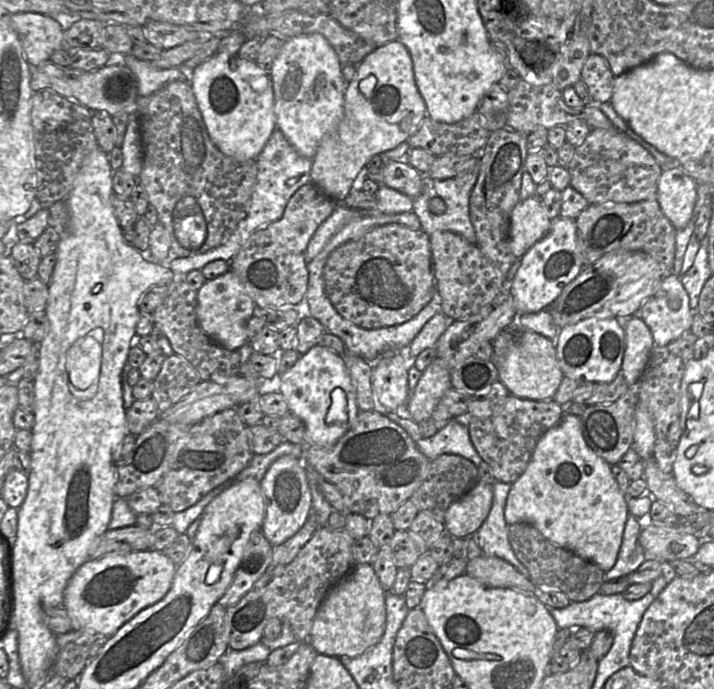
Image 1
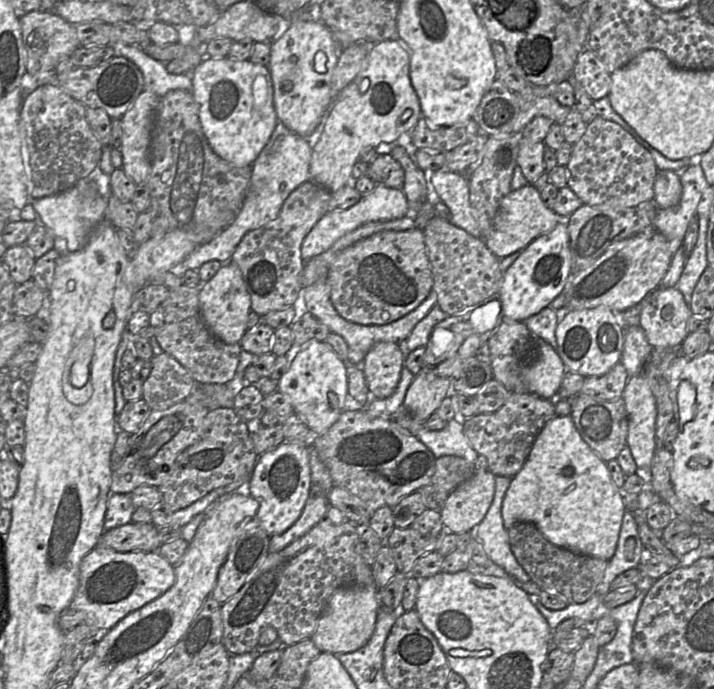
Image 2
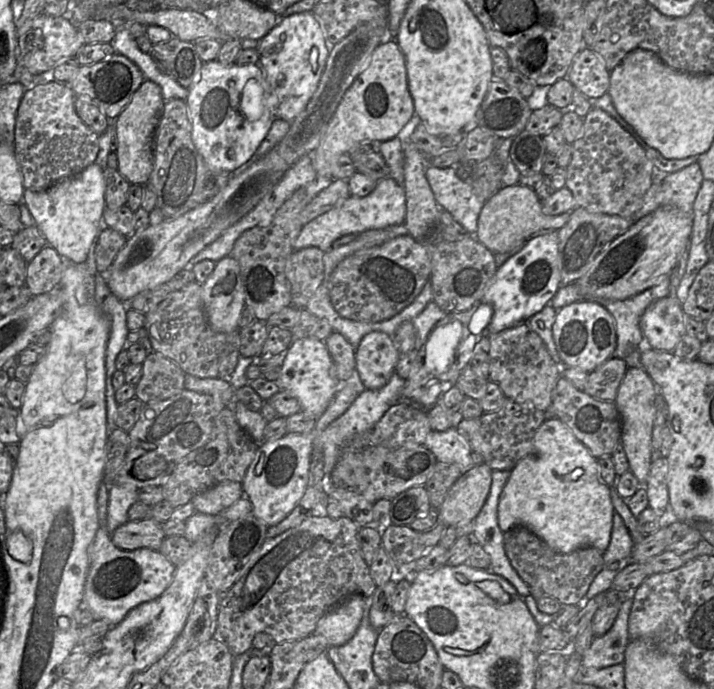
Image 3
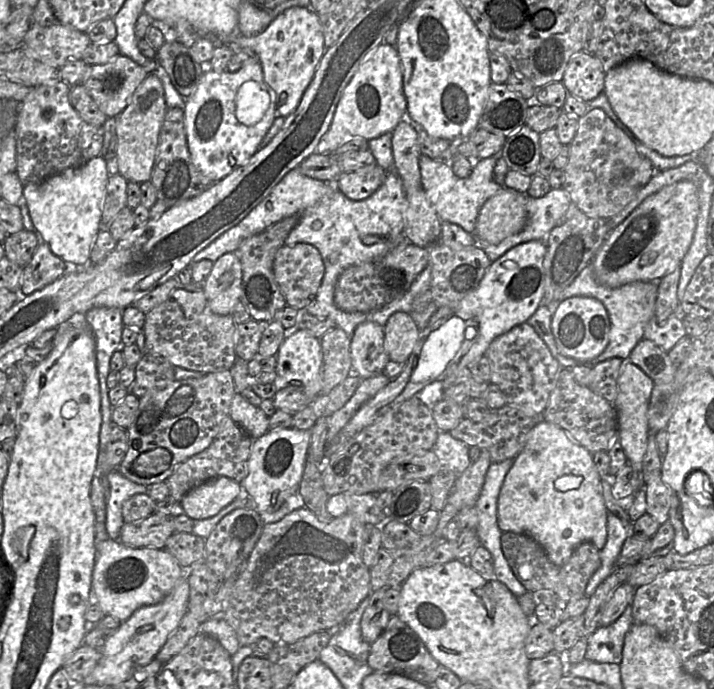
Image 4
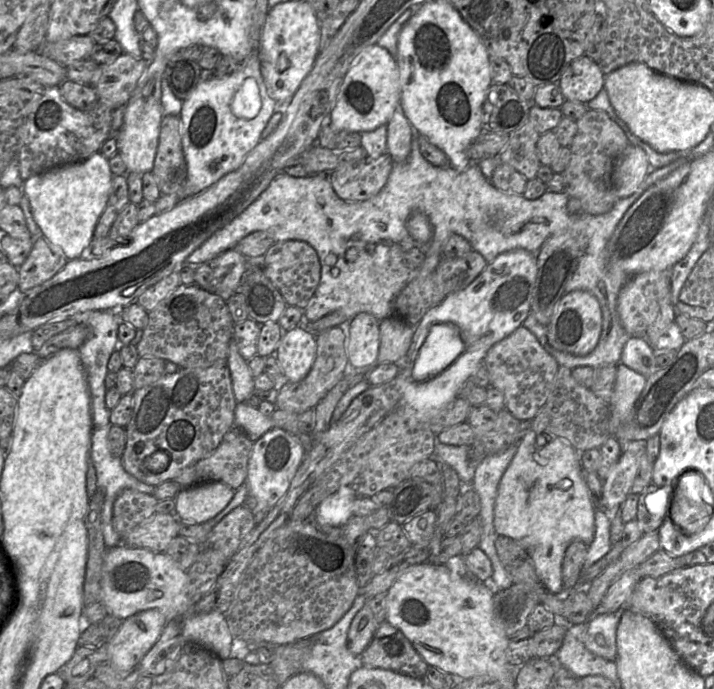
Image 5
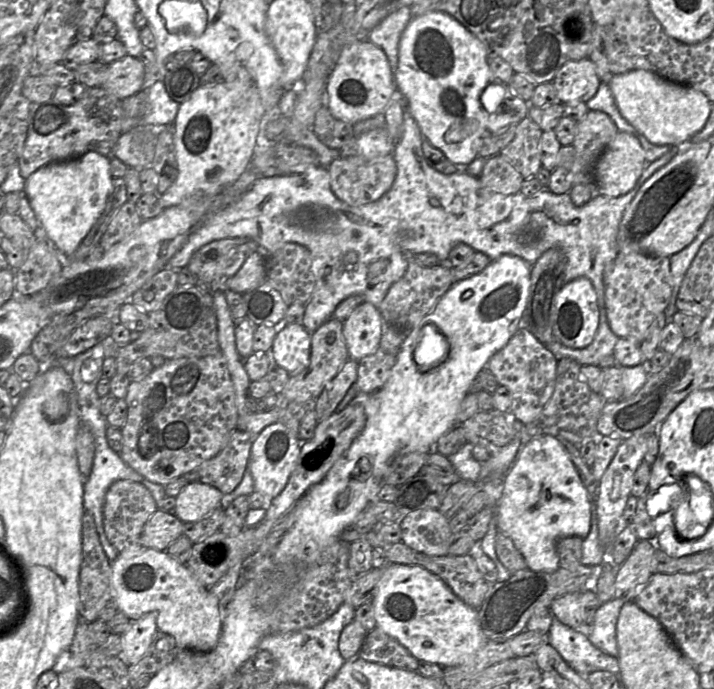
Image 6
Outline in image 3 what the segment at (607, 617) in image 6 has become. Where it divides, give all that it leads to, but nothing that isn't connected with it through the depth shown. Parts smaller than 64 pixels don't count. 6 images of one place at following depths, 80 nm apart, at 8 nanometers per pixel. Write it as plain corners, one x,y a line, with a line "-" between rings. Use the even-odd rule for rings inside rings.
623,591
625,600
620,605
613,626
604,635
596,636
583,654
582,665
584,668
605,668
624,662
625,650
631,640
628,622
634,591

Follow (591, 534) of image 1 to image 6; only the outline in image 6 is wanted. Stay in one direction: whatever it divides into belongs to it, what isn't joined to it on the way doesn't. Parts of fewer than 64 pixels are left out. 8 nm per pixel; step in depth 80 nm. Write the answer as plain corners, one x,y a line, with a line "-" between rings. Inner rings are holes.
534,436
522,446
504,477
496,516
497,530
512,540
533,571
556,571
560,567
557,541
569,536
584,539
589,534
591,500
568,452
557,438

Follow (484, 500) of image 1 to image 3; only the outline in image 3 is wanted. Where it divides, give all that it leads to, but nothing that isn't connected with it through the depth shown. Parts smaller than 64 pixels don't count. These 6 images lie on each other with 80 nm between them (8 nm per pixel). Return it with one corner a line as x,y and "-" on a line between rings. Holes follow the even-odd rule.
483,463
463,473
438,510
439,522
457,527
474,521
489,495
492,471

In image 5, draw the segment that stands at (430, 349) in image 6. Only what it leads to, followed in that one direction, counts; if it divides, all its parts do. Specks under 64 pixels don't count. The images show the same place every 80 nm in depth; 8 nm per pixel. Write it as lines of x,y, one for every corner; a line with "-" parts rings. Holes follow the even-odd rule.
434,324
409,366
408,377
427,381
446,370
463,351
464,341
454,325

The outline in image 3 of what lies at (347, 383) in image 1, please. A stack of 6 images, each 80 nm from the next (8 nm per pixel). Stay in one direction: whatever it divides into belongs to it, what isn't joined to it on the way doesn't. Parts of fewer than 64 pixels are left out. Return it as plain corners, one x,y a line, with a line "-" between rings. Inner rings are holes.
293,338
291,345
282,355
284,362
281,366
281,376
275,382
280,390
285,390
298,399
302,411
313,418
320,418
340,389
333,360
325,342
316,338

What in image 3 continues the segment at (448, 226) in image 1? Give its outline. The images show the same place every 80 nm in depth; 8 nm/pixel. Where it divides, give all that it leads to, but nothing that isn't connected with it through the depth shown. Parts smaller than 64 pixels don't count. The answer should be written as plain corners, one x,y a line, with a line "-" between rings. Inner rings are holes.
428,165
425,176
440,209
448,211
470,235
475,235
486,200
478,197
471,184
461,180
453,167

